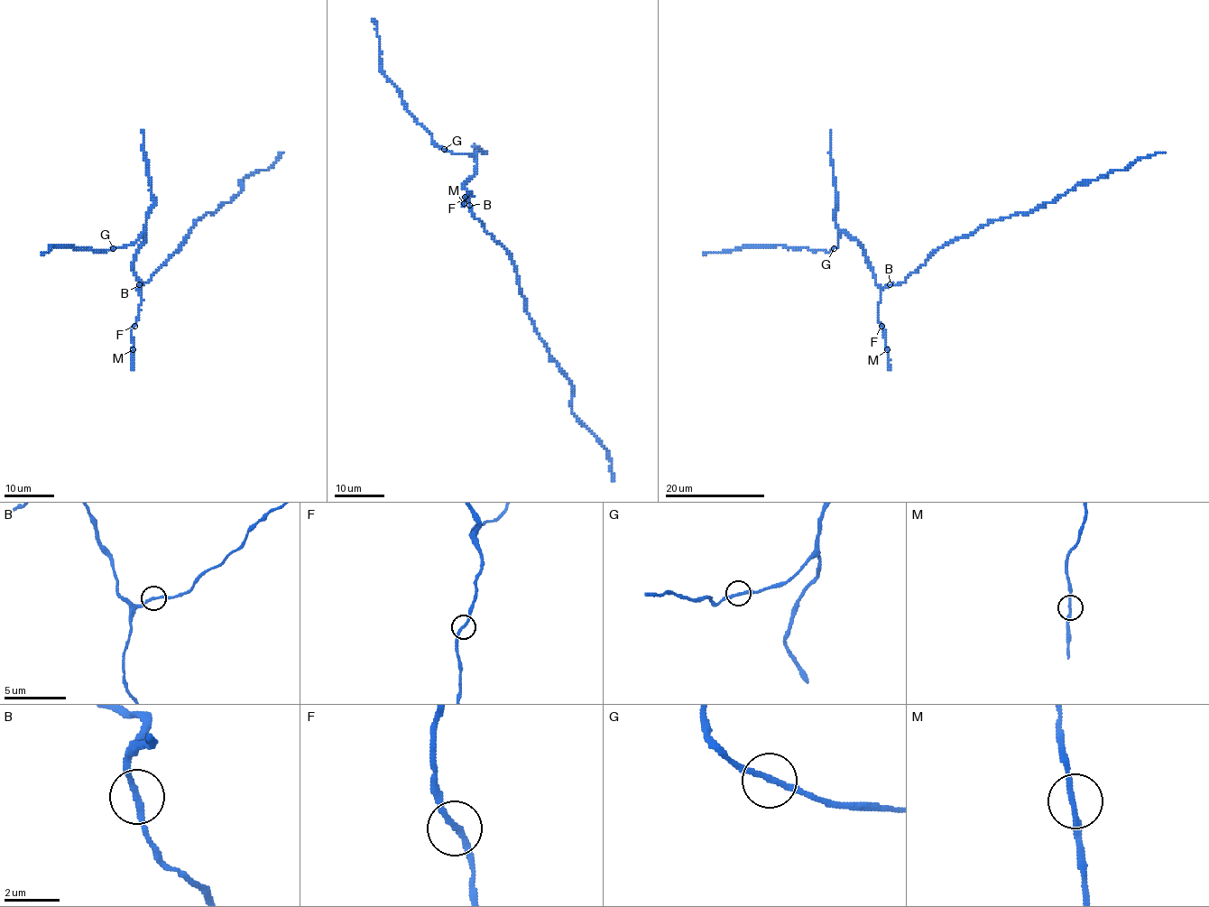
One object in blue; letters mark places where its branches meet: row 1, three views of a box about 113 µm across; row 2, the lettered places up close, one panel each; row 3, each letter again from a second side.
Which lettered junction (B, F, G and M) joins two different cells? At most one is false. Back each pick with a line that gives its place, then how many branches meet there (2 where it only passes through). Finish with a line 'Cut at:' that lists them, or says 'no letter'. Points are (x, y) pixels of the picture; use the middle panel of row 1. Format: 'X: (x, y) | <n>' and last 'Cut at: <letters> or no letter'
Cut at: no letter

